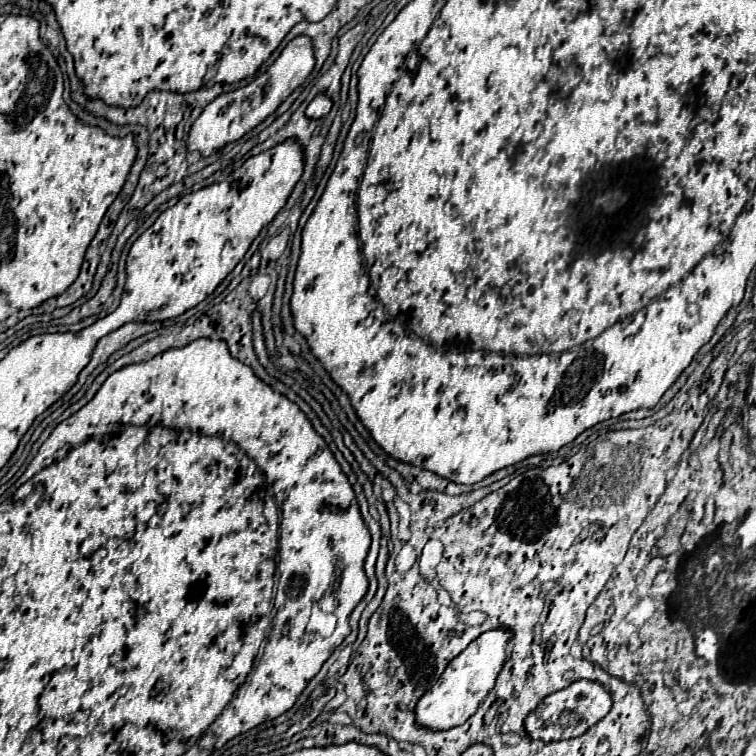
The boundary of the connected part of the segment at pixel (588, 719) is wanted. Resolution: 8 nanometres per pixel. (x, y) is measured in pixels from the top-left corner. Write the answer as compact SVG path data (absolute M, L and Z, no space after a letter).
M577 680L569 688L545 696L539 702L539 706L527 714L523 728L531 740L543 740L545 744L565 738L577 738L585 734L587 728L597 724L609 710L611 710L611 694L607 688L591 680Z

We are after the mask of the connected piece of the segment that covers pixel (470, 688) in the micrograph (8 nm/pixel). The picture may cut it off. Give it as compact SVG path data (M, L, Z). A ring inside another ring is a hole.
M489 630L481 634L475 642L471 642L443 672L443 676L435 682L429 694L423 694L415 706L415 720L419 726L429 730L449 730L465 724L485 700L485 696L495 686L495 680L507 658L507 644L511 632L509 630Z

